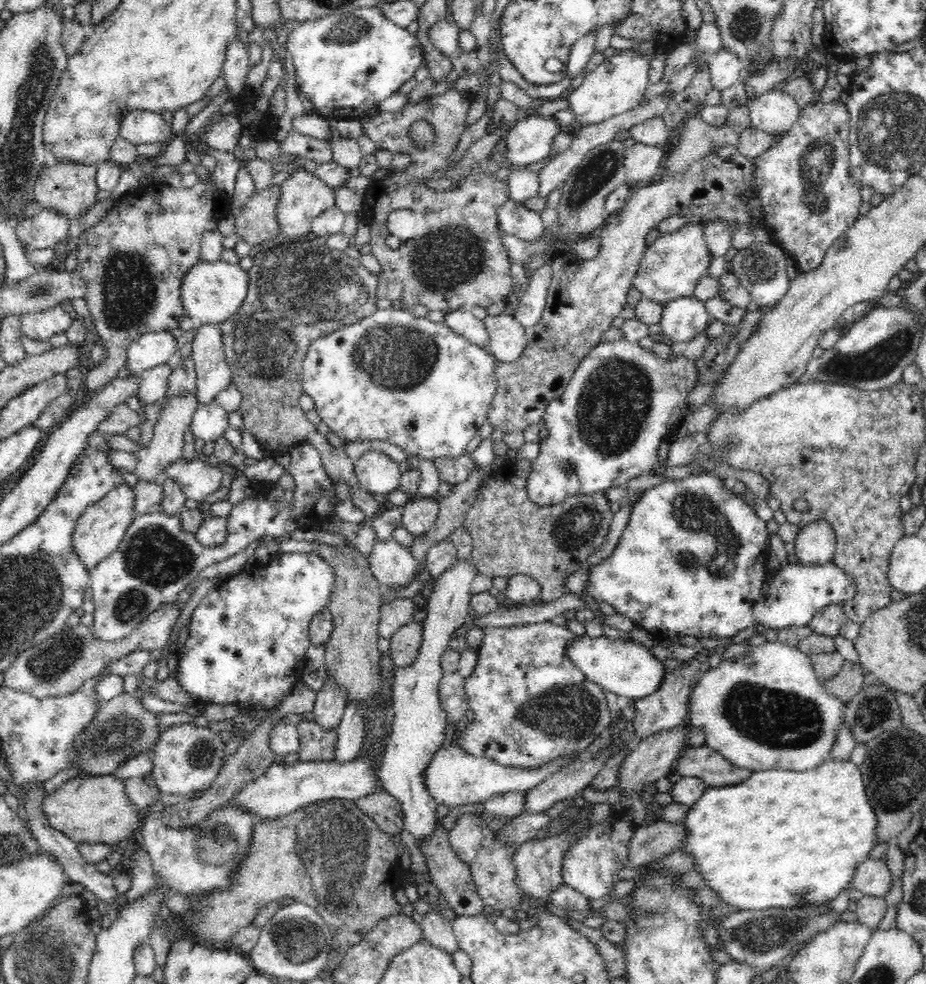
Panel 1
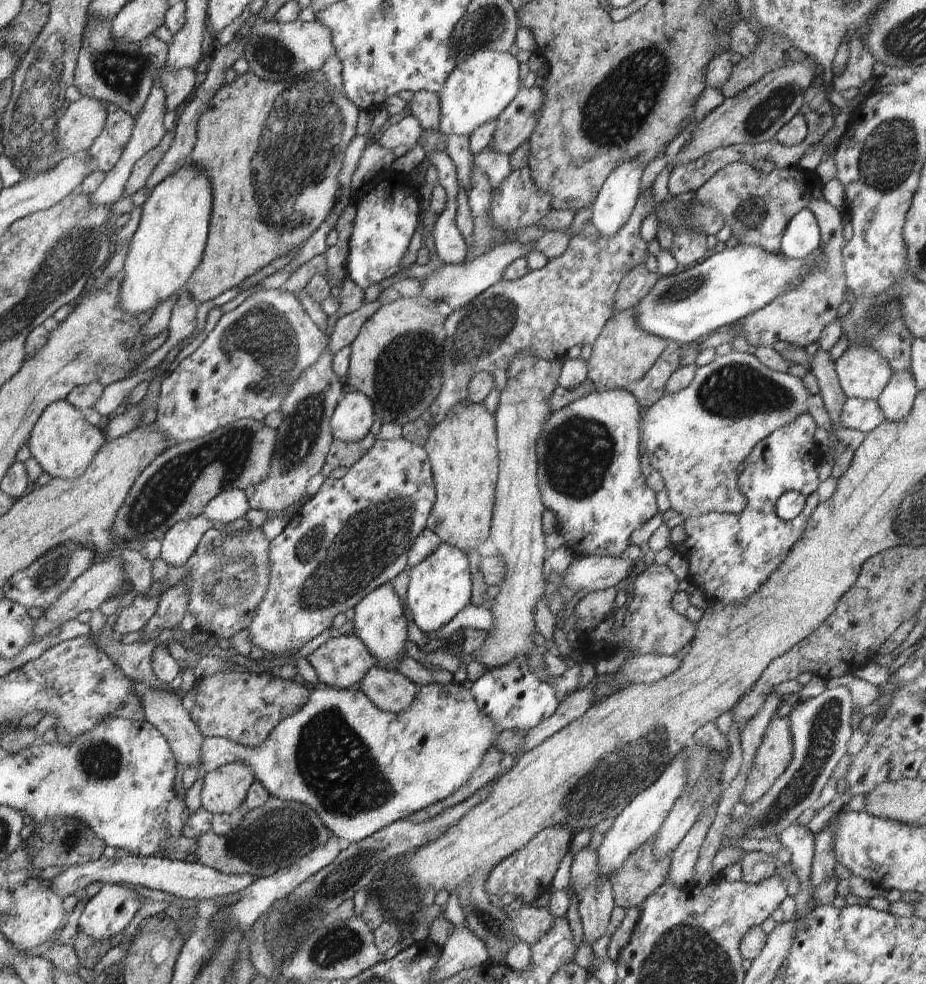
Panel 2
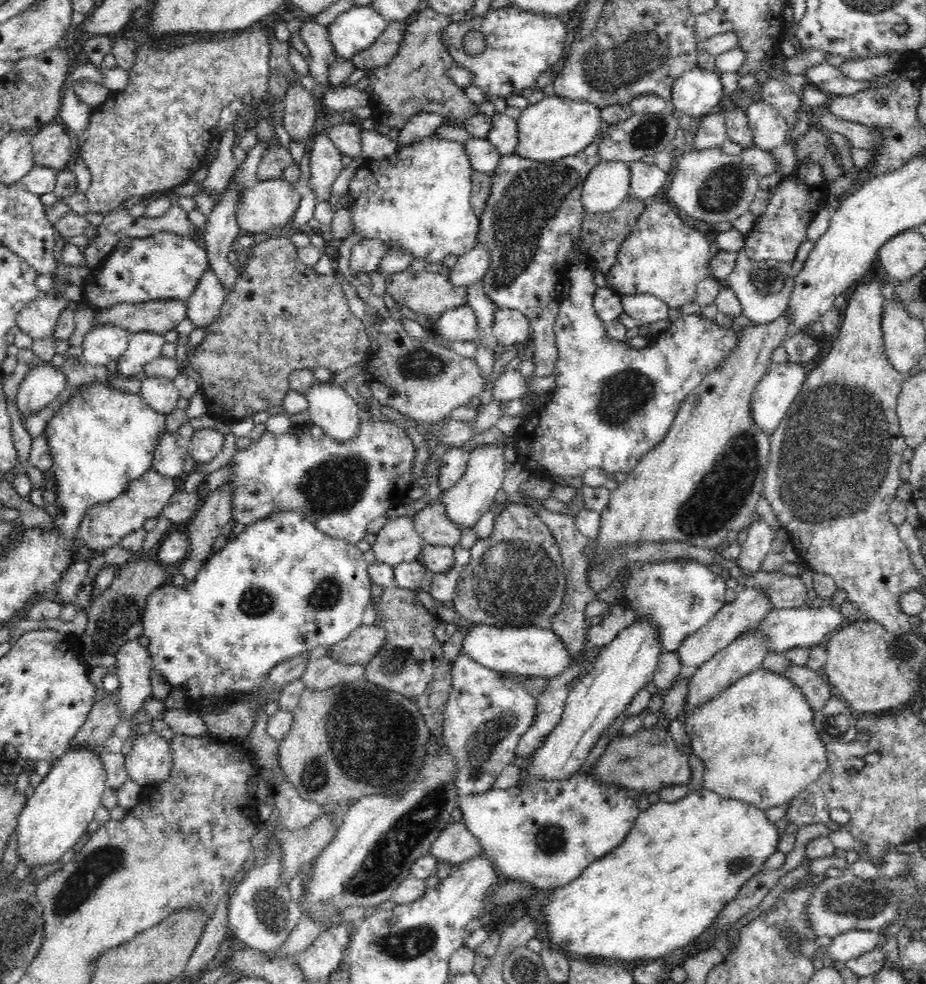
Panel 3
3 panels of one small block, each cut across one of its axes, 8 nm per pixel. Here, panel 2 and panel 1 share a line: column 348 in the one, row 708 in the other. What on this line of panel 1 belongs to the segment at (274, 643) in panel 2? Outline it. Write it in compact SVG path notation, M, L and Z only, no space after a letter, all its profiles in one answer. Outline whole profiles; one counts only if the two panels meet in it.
M544 621L537 623L530 623L525 625L516 625L509 627L494 627L487 626L483 628L484 642L480 644L477 652L477 665L470 676L464 679L466 702L464 707L469 707L473 712L472 722L464 720L460 726L459 732L454 736L453 743L457 744L459 748L466 754L472 756L482 756L488 760L497 762L504 766L536 768L540 765L546 764L558 757L574 757L585 754L585 749L604 732L605 728L611 725L610 708L606 702L605 690L594 682L586 680L583 672L566 656L566 649L572 646L574 640L578 640L576 635L567 629L567 627L553 624L552 621Z

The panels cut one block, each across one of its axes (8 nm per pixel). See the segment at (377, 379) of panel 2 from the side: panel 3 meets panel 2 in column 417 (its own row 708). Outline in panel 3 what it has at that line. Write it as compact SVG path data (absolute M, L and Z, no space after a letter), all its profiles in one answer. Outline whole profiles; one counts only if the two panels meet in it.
M366 678L340 683L336 686L331 686L330 688L319 691L305 687L298 706L293 712L291 729L288 731L288 734L279 741L278 761L280 761L280 767L282 767L282 773L284 773L286 781L292 783L292 787L298 791L300 797L322 805L328 813L337 812L339 816L343 816L346 814L346 810L348 810L358 798L363 798L368 794L384 794L385 796L404 794L404 792L414 784L414 780L416 780L418 774L420 774L420 768L422 768L422 762L424 762L424 756L426 756L426 746L428 746L428 740L430 740L430 732L431 730L427 727L424 715L420 712L416 701L404 697L400 695L400 693L382 689L382 687L374 685L374 683L370 683Z

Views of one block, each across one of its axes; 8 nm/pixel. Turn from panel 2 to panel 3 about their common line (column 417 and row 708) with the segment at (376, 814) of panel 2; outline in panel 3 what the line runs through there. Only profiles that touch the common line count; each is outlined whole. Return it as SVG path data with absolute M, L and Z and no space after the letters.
M764 667L739 678L708 702L694 706L694 710L686 711L682 720L691 739L692 752L704 765L703 788L762 810L790 802L811 782L818 780L828 766L826 743L816 731L814 714L796 683Z

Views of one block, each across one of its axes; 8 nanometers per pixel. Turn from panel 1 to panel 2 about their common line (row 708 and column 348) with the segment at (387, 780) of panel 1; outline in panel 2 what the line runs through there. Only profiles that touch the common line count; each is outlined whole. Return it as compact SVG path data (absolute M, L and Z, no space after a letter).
M347 390L331 416L332 436L345 443L357 443L370 433L375 419L372 401L360 391Z

